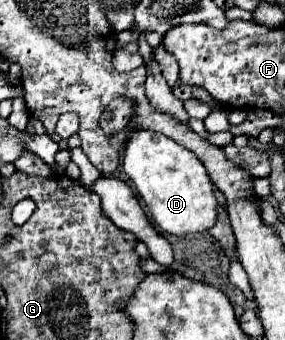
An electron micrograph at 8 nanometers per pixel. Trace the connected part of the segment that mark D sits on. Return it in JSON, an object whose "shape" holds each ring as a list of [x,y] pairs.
{"shape":[[[136,129],[124,143],[122,155],[124,173],[134,181],[140,197],[148,205],[154,221],[162,231],[172,235],[186,235],[208,231],[214,225],[218,205],[214,197],[214,183],[210,181],[202,161],[192,151],[178,145],[174,139],[164,137],[162,133]]]}

